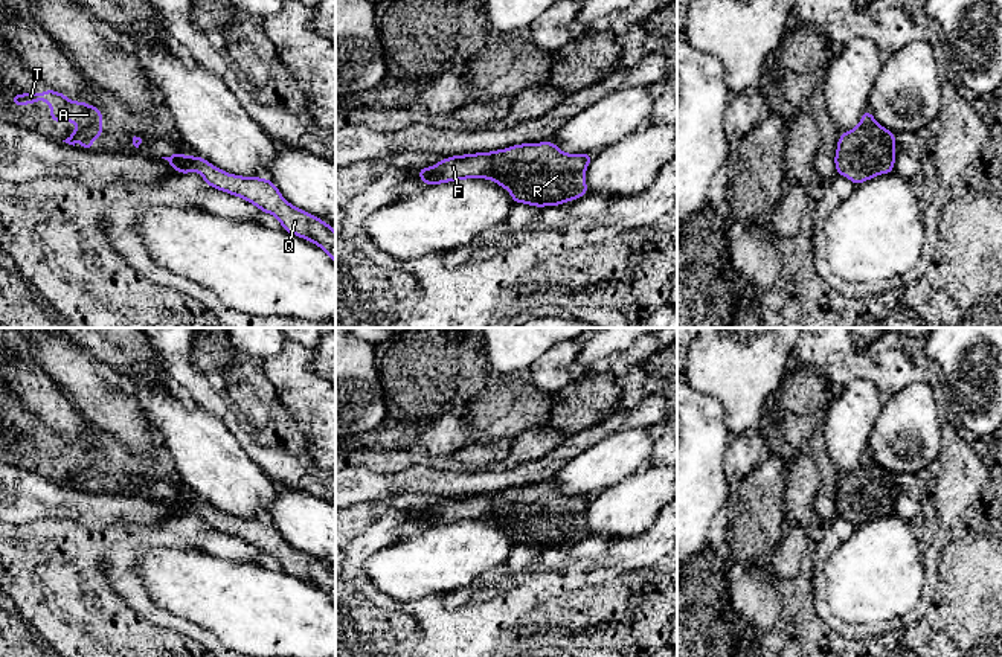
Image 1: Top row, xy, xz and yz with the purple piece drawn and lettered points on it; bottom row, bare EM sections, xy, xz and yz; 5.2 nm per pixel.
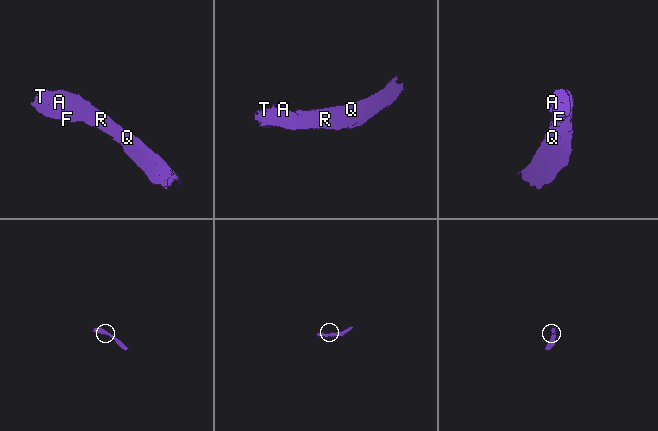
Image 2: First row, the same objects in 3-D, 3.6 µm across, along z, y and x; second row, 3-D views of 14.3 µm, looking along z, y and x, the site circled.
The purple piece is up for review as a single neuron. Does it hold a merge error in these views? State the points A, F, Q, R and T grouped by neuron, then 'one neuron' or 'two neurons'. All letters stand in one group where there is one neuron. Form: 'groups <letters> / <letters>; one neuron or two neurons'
groups A F Q R T; one neuron

